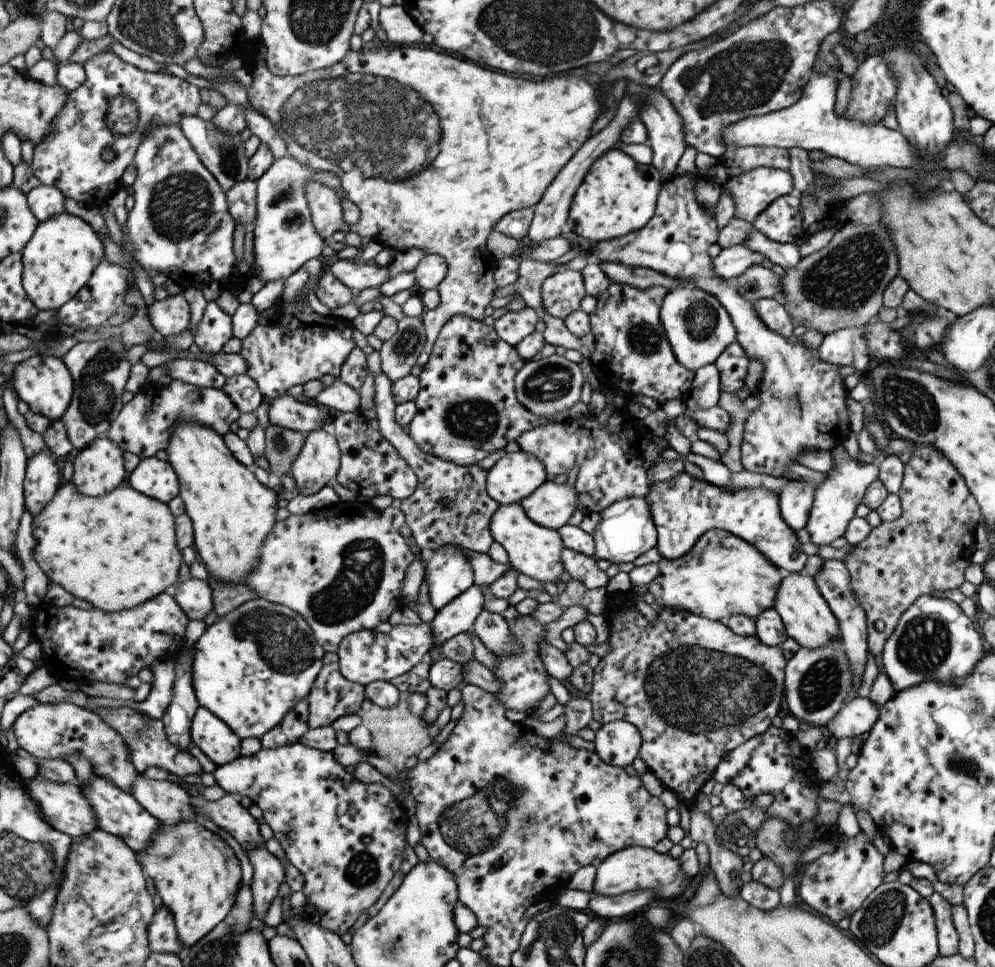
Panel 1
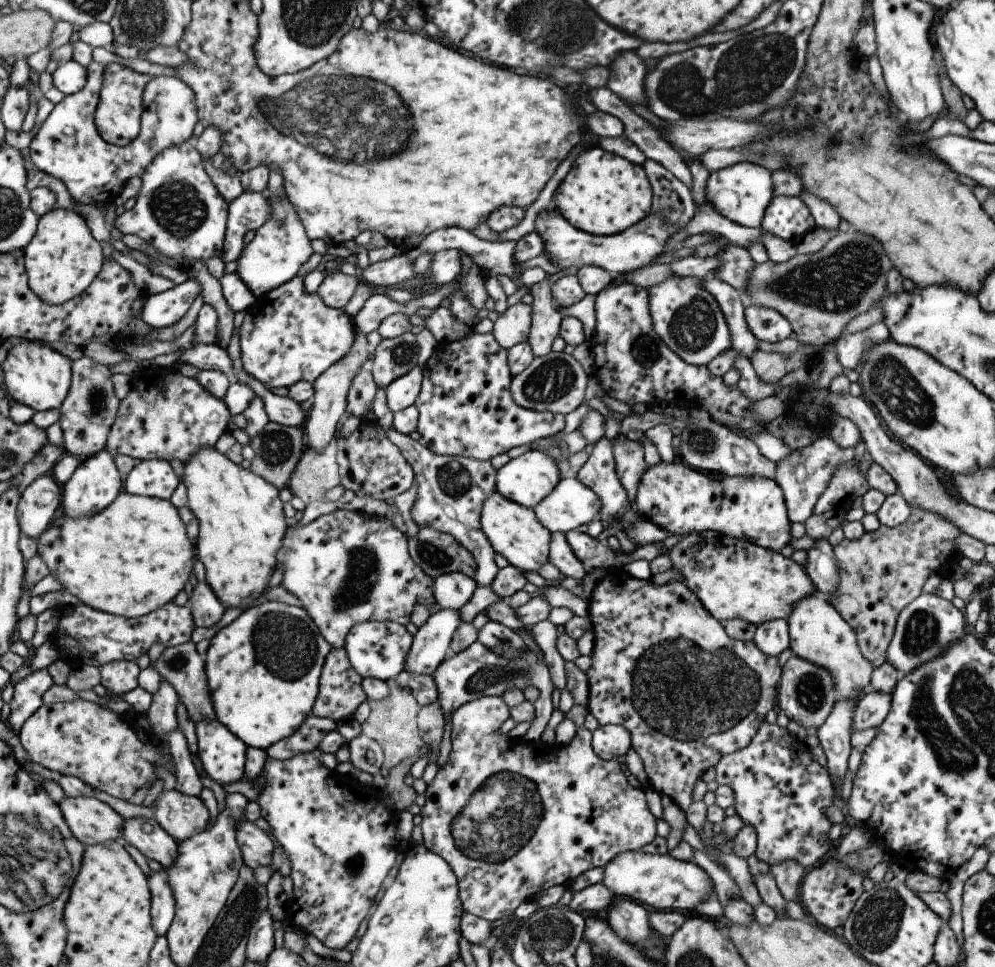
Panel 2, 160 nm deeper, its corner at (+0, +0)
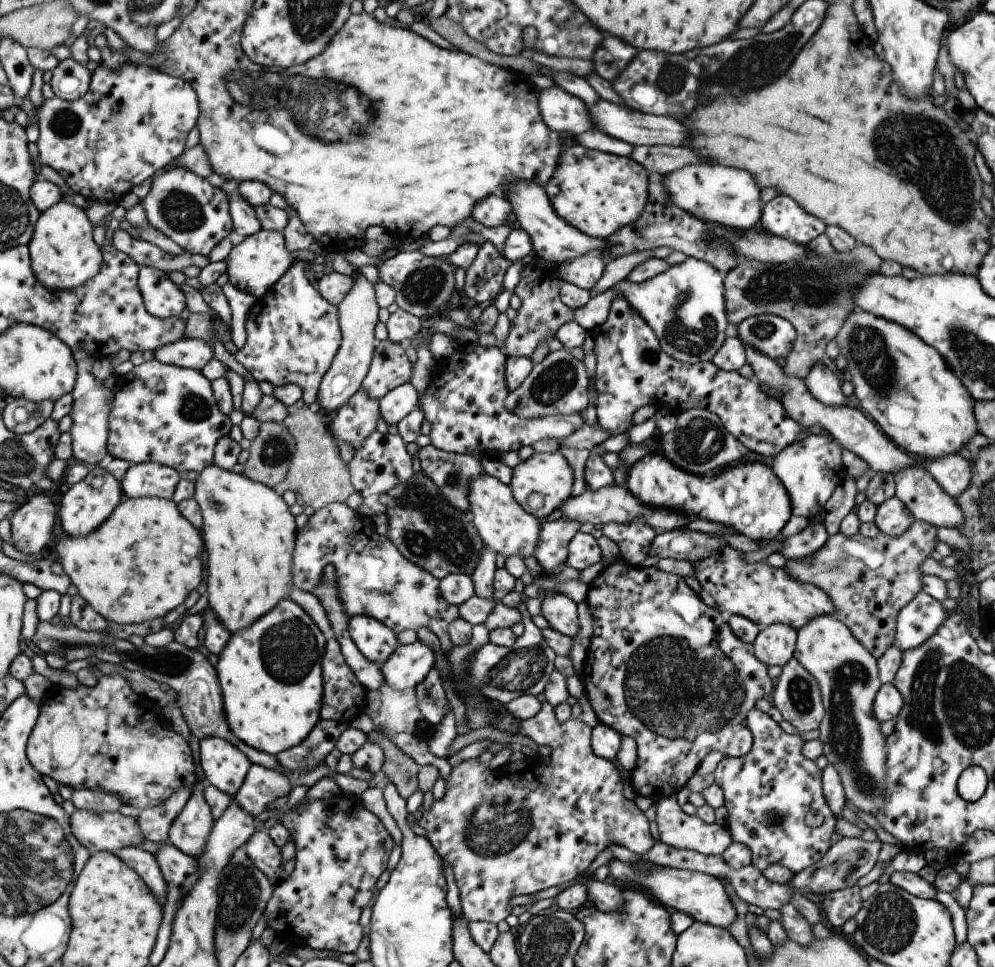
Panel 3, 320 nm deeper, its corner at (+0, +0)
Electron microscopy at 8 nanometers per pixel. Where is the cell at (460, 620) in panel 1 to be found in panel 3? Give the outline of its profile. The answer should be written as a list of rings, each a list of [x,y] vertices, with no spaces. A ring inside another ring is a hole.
[[[419,640],[410,645],[397,645],[379,664],[383,683],[398,691],[414,689],[425,675],[434,673],[433,651]]]

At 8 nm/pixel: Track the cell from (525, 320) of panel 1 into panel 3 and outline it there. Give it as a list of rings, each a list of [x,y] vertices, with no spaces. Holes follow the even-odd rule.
[[[539,257],[523,265],[514,287],[514,294],[521,300],[516,316],[510,323],[504,345],[509,357],[530,358],[537,345],[547,338],[553,338],[556,330],[565,323],[573,321],[573,311],[566,307],[559,298],[559,286],[562,280],[557,278],[557,265]]]

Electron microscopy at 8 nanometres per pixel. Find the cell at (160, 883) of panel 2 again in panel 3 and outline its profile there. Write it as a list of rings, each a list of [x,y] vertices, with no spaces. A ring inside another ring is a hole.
[[[125,847],[115,854],[144,877],[144,881],[154,890],[164,906],[166,884],[157,857],[141,847]]]

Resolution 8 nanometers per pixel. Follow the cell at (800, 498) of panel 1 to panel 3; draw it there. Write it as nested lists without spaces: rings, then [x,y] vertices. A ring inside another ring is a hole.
[[[809,433],[803,440],[789,444],[773,457],[770,469],[787,491],[792,515],[802,516],[808,520],[821,516],[823,504],[827,502],[844,475],[840,459],[841,449],[840,444],[828,433]]]

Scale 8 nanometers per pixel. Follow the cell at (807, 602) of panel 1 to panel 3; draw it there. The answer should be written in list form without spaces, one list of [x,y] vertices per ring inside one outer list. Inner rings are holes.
[[[819,615],[813,617],[810,621],[807,621],[801,628],[796,630],[796,643],[794,644],[794,651],[792,657],[797,660],[799,664],[815,679],[818,684],[822,707],[824,708],[824,715],[818,726],[819,736],[818,741],[822,744],[822,755],[825,756],[829,765],[833,766],[838,772],[839,782],[841,783],[844,797],[851,806],[855,806],[857,810],[865,812],[865,814],[874,815],[884,805],[884,784],[886,777],[886,736],[881,733],[879,727],[880,722],[874,719],[872,713],[872,702],[878,688],[882,685],[878,677],[878,670],[876,667],[876,658],[871,656],[869,652],[865,650],[864,646],[859,644],[858,640],[853,638],[853,635],[849,632],[849,629],[835,617],[831,615]]]

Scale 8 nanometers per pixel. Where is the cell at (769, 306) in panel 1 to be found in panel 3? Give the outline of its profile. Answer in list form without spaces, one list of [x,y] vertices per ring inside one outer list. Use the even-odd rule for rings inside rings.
[[[777,315],[747,317],[736,327],[736,336],[742,345],[750,346],[773,360],[785,359],[796,339],[793,325]]]

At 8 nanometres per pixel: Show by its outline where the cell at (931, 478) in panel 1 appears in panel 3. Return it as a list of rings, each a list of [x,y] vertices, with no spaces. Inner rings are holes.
[[[917,520],[898,537],[890,537],[881,532],[872,539],[859,534],[846,537],[838,531],[828,536],[825,544],[817,549],[811,559],[809,557],[799,560],[786,559],[782,569],[800,584],[807,583],[823,590],[833,603],[832,616],[849,629],[853,638],[858,640],[871,656],[878,659],[894,642],[896,614],[916,595],[916,592],[921,591],[920,578],[923,574],[920,571],[920,564],[924,558],[930,556],[937,541],[939,540],[936,538],[936,527]]]

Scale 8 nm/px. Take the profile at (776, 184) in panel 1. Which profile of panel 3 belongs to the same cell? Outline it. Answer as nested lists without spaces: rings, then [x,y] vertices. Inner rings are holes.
[[[685,166],[675,172],[667,173],[662,180],[668,199],[678,208],[684,210],[694,219],[705,224],[717,222],[722,227],[744,231],[754,226],[760,217],[761,209],[757,202],[757,190],[749,174],[725,166]]]

